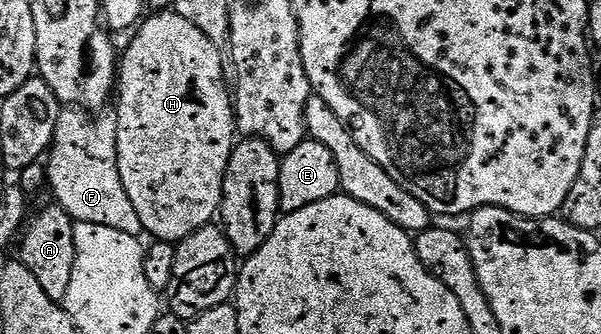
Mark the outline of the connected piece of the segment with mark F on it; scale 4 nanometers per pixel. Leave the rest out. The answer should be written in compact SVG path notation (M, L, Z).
M81 109L59 110L54 142L45 163L53 202L71 215L75 224L87 223L90 229L108 225L108 229L120 229L120 233L143 234L140 216L132 209L132 201L124 193L124 181L120 181L118 116L113 110L98 114Z

